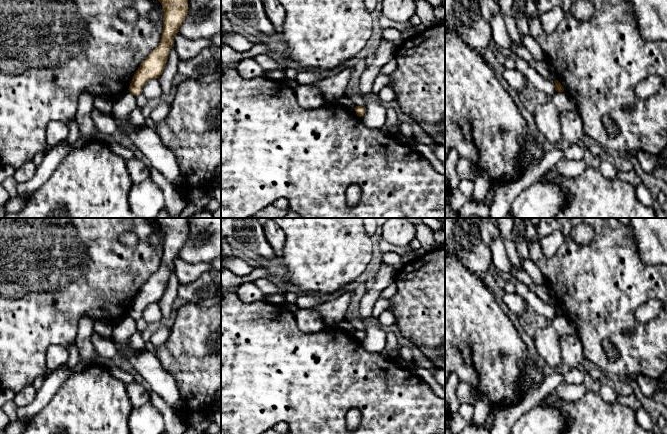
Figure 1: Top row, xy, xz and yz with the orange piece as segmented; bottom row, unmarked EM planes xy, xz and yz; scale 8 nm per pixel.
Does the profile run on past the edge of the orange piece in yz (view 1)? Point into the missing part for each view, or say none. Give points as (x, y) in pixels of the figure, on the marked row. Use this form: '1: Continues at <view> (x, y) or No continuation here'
1: No continuation here

